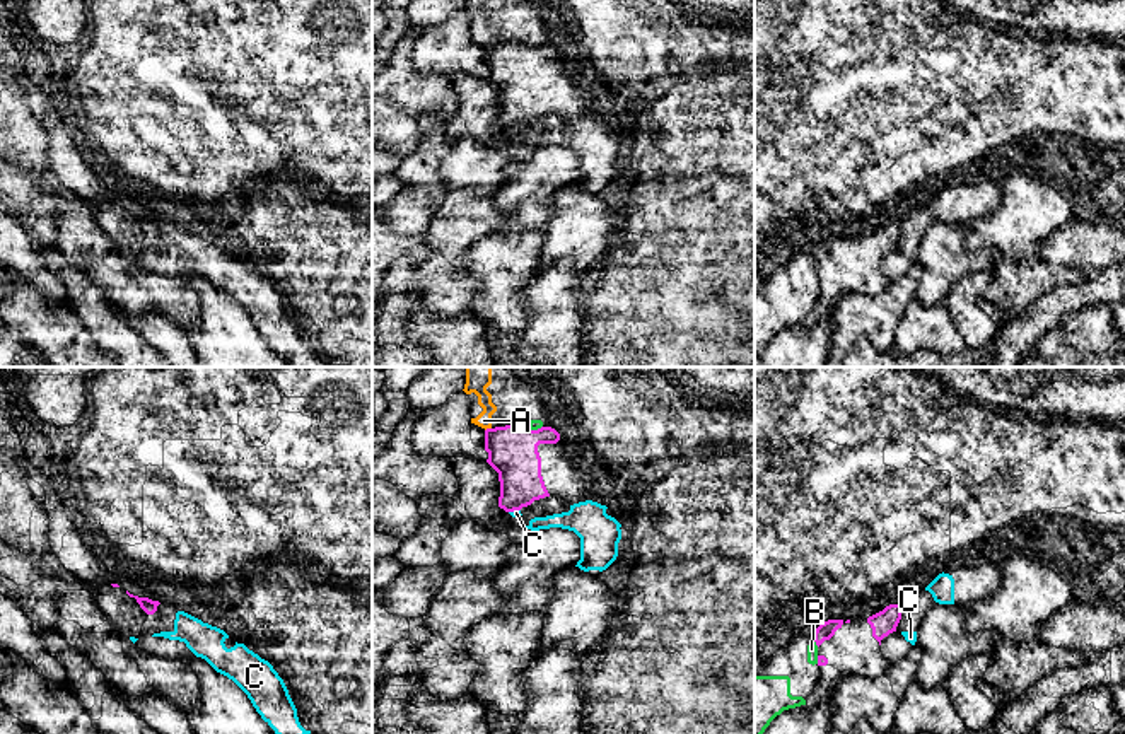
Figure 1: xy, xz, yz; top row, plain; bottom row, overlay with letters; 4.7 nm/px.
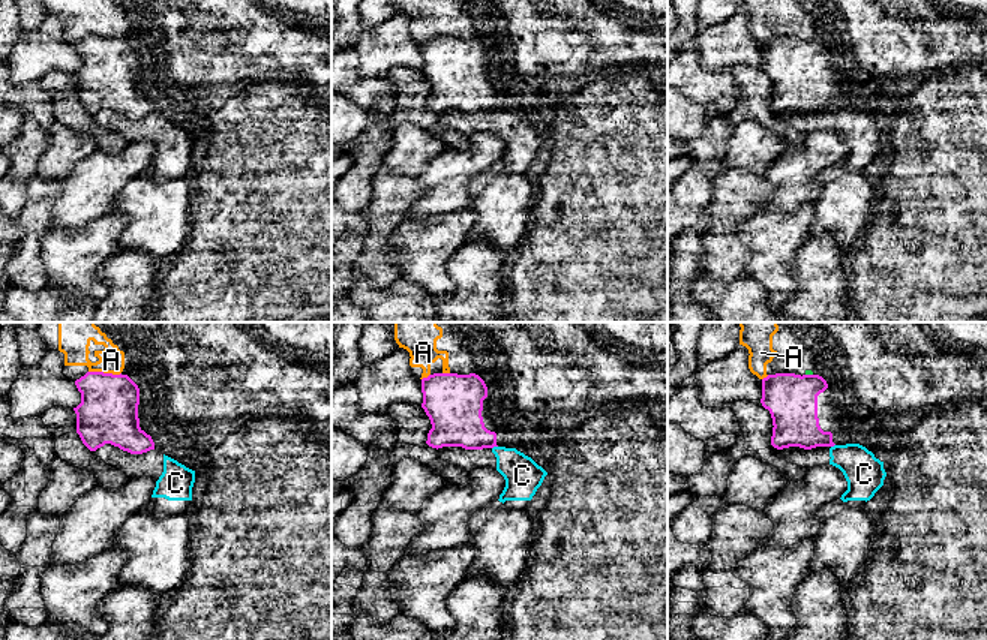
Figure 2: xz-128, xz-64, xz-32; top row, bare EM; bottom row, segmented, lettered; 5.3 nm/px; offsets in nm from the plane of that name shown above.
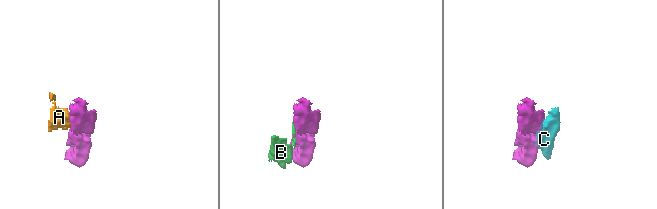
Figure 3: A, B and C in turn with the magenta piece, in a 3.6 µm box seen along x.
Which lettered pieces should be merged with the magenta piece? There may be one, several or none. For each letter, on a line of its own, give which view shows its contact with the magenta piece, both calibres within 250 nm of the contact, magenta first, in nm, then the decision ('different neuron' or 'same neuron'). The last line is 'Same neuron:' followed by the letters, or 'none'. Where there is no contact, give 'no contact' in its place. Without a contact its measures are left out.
A: meets magenta in xz; 240 nm thick on the magenta side, 120 nm on the other; different neuron
B: meets magenta in yz; 80 nm thick on the magenta side, 50 nm on the other; different neuron
C: meets magenta in xz; 220 nm thick on the magenta side, 30 nm on the other; different neuron
Same neuron: none

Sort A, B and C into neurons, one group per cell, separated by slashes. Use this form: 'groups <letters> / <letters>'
groups A B / C

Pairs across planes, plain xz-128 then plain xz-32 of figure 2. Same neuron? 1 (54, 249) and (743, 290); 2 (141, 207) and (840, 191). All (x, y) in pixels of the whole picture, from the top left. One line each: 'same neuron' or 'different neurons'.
1: different neurons
2: same neuron

